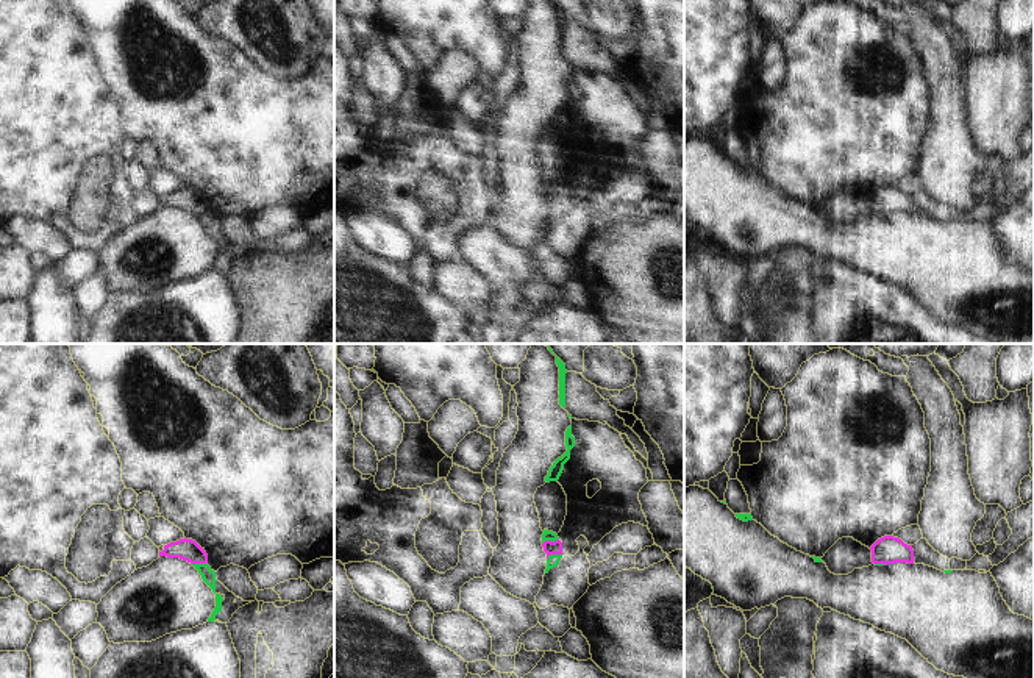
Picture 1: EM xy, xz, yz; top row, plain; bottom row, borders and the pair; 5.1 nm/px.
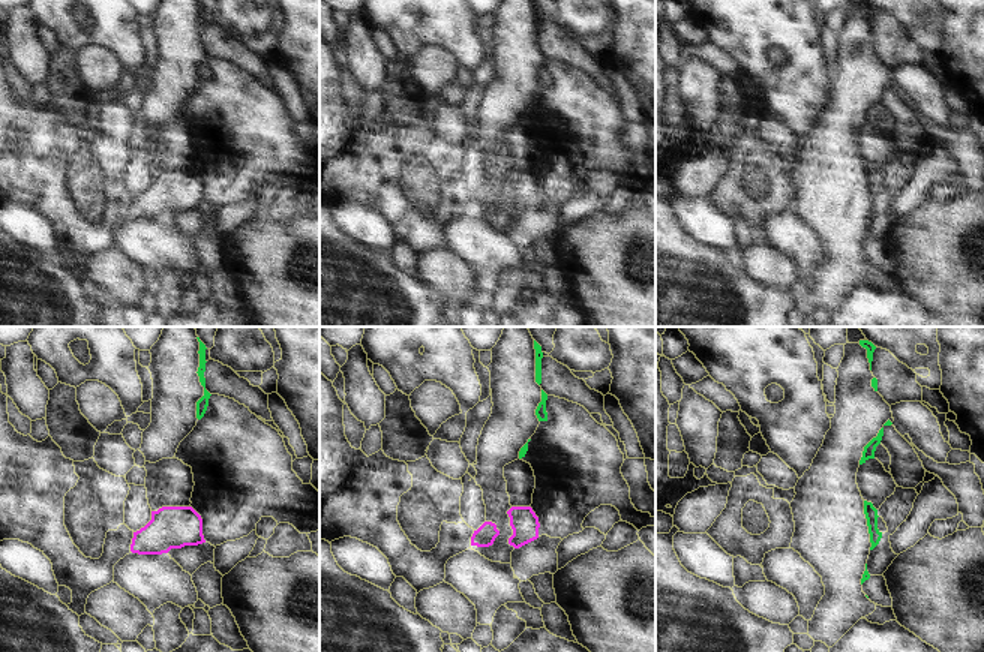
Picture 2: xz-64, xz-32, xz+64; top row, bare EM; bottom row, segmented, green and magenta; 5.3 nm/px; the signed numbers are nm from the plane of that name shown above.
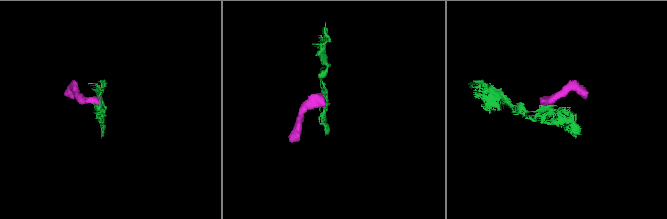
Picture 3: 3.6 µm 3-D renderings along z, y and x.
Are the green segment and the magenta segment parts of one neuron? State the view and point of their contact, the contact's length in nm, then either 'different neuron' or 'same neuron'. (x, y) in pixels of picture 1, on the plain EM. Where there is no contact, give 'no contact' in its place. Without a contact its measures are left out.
xz (550, 189) | 90 nm | different neuron

